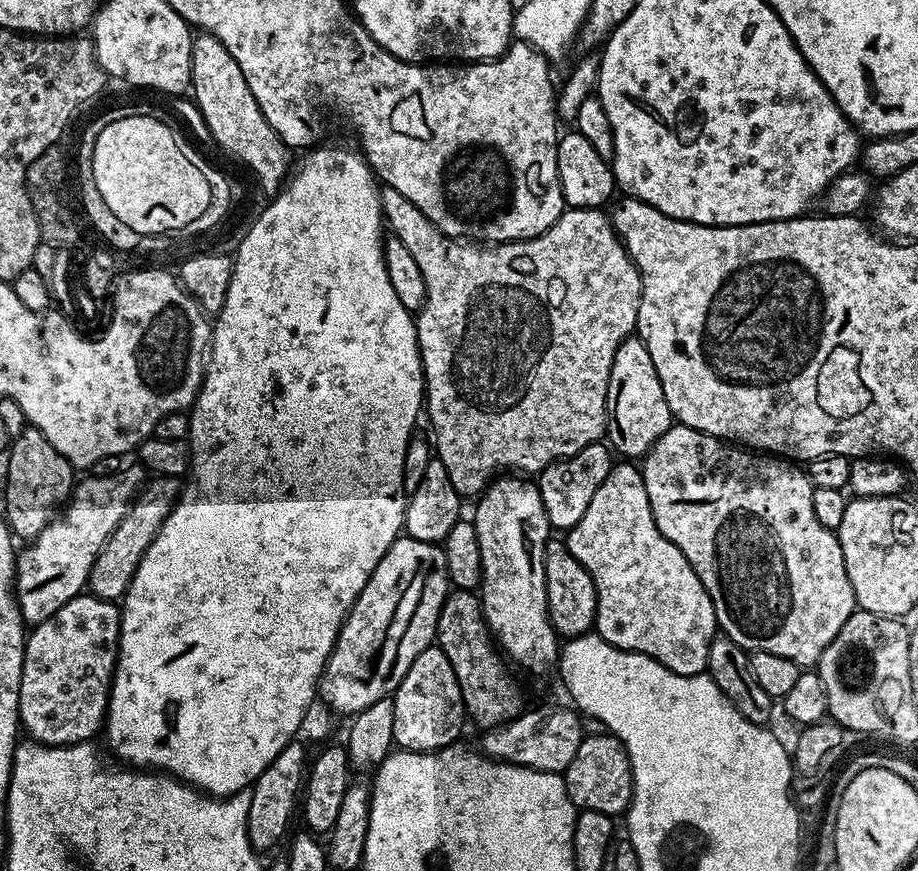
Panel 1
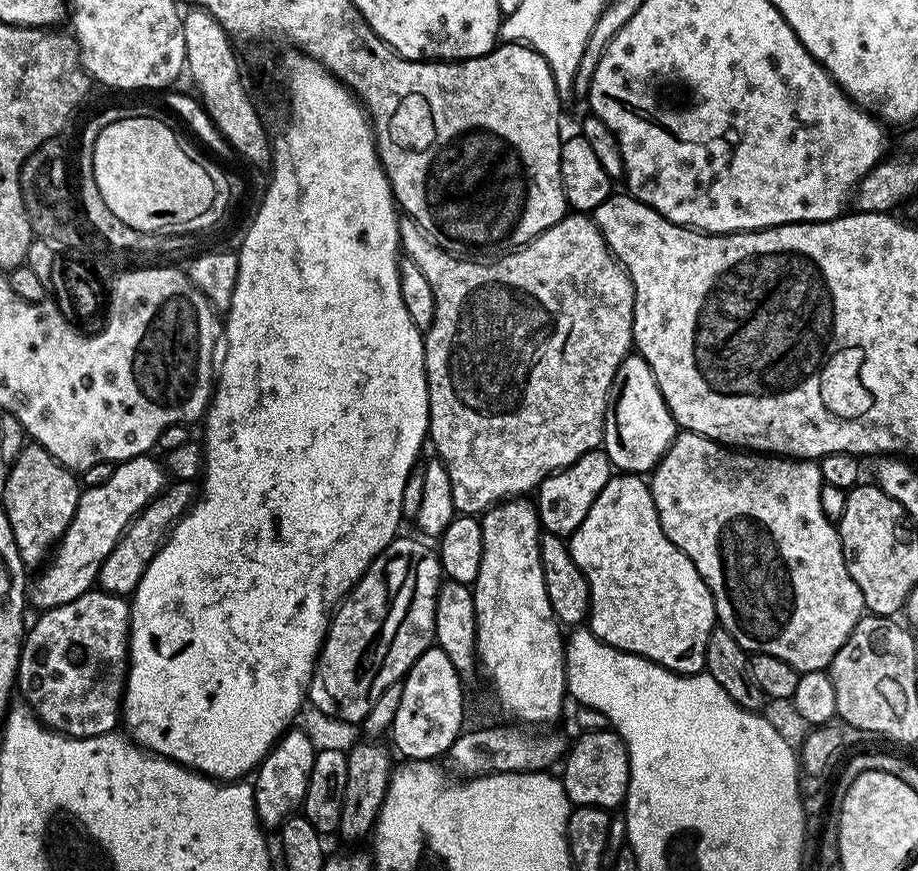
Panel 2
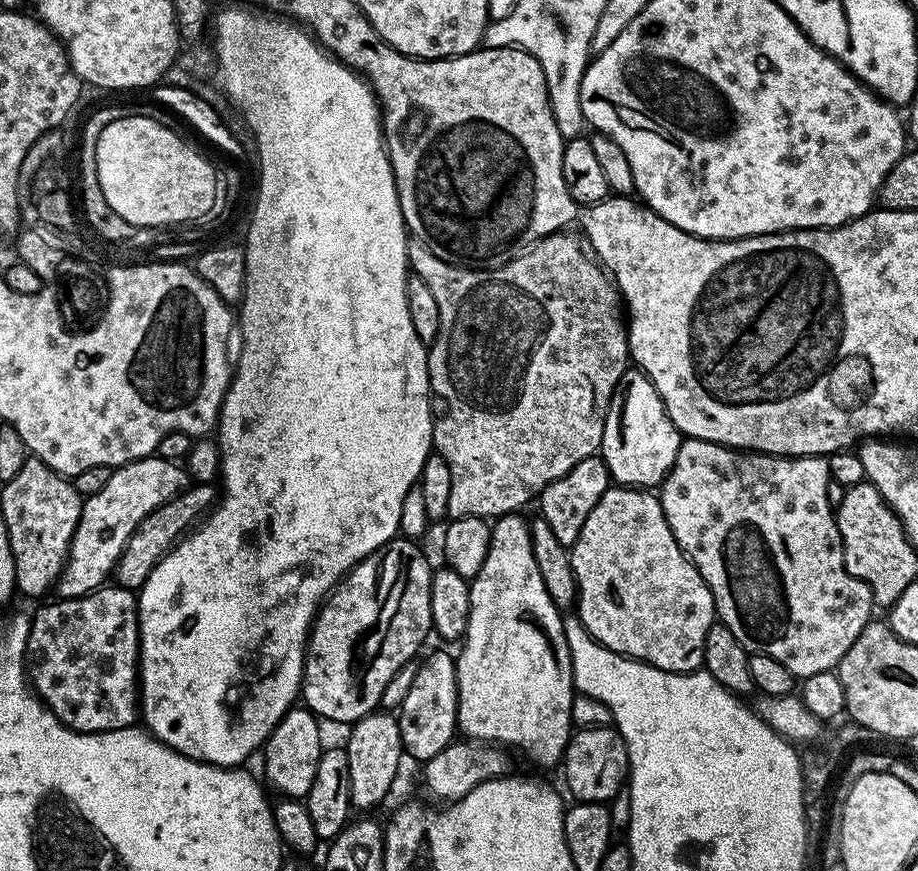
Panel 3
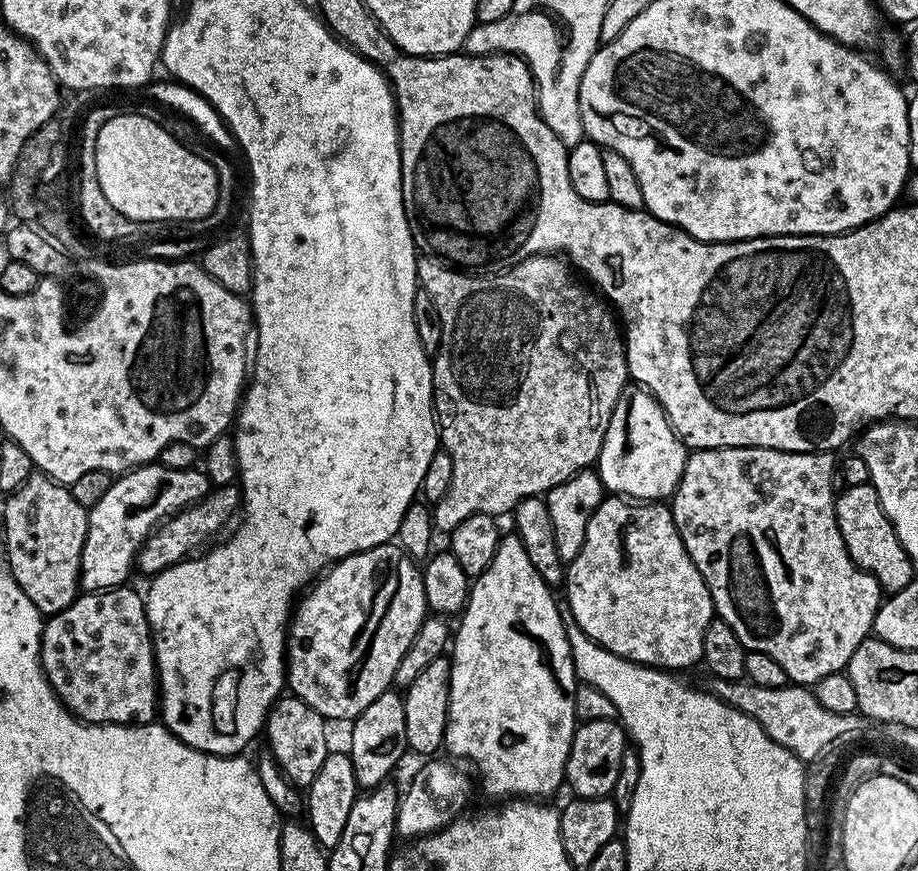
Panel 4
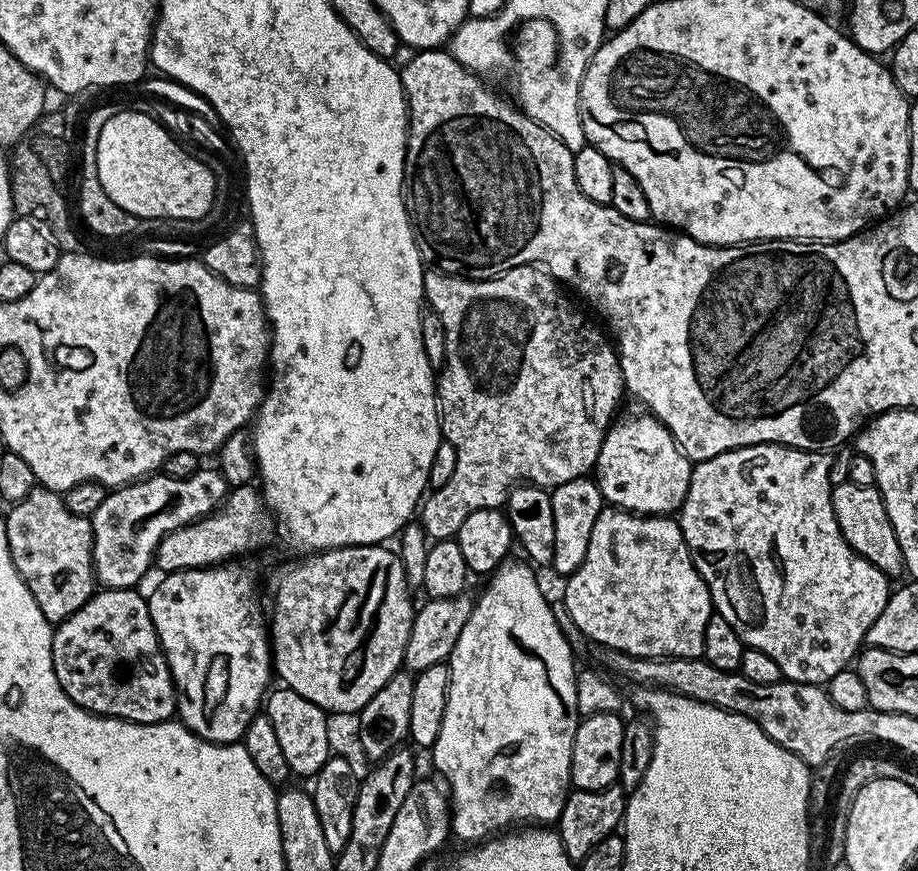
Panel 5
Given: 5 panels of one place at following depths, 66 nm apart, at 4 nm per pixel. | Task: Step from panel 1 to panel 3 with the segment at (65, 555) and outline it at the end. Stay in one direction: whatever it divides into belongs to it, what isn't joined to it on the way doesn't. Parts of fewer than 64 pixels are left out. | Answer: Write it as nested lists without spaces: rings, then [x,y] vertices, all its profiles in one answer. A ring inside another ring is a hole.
[[[144,456],[121,464],[113,471],[110,482],[98,494],[87,497],[80,515],[74,538],[68,547],[68,558],[58,581],[59,595],[64,598],[87,596],[113,575],[118,558],[134,530],[158,506],[171,500],[178,492],[189,487],[190,477],[177,461],[164,460],[161,456]]]

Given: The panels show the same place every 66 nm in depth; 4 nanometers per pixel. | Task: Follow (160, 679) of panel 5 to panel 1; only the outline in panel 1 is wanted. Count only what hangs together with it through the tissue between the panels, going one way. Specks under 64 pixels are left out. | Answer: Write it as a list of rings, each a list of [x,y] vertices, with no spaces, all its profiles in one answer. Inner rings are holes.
[[[81,594],[70,602],[66,602],[66,606],[62,606],[54,614],[50,614],[50,618],[35,625],[27,633],[26,658],[22,666],[22,690],[20,691],[20,726],[37,744],[43,744],[50,748],[67,744],[87,744],[95,741],[95,736],[101,735],[104,718],[108,714],[108,694],[112,691],[112,675],[116,672],[116,651],[120,645],[120,610],[119,603],[103,600],[91,594]]]

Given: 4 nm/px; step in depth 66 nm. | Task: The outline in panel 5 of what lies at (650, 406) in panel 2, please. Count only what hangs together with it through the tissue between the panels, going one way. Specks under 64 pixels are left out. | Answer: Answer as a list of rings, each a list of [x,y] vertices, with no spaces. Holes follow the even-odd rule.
[[[651,414],[643,415],[617,419],[609,427],[594,472],[609,505],[627,508],[633,514],[667,516],[684,504],[694,464],[662,421]]]

